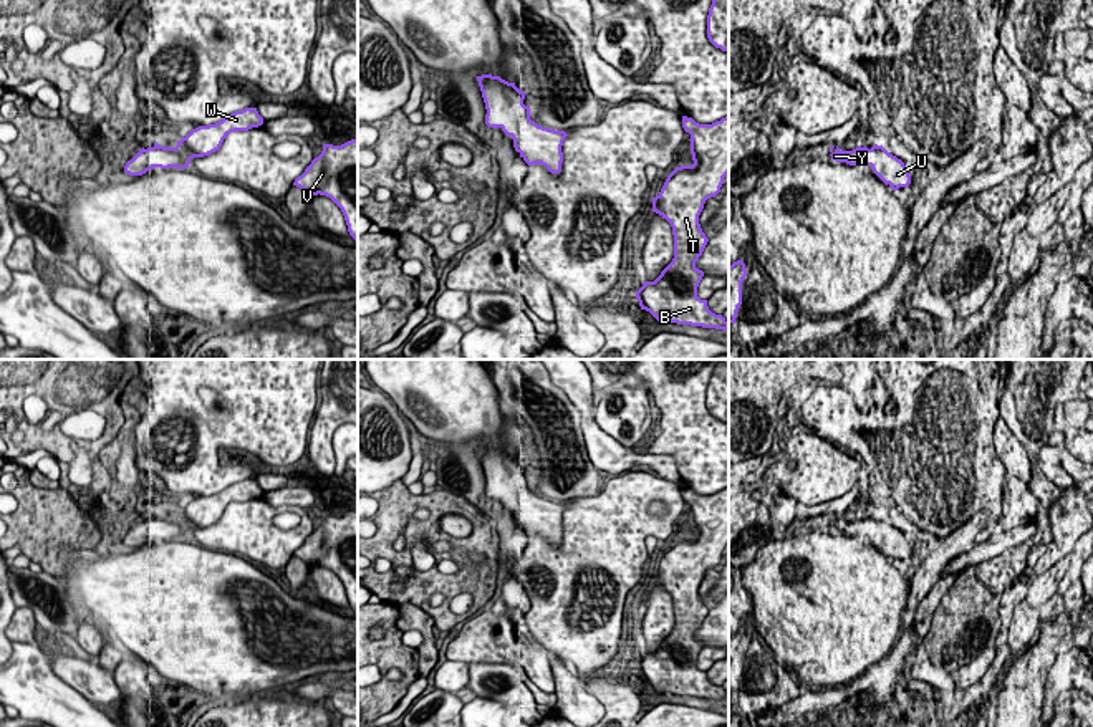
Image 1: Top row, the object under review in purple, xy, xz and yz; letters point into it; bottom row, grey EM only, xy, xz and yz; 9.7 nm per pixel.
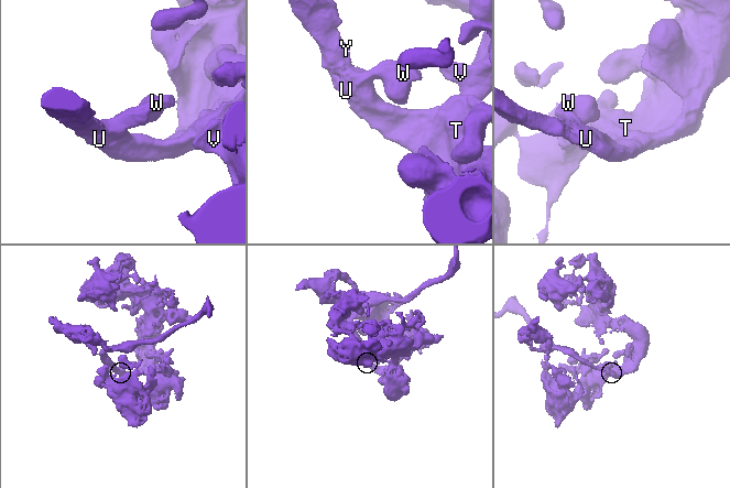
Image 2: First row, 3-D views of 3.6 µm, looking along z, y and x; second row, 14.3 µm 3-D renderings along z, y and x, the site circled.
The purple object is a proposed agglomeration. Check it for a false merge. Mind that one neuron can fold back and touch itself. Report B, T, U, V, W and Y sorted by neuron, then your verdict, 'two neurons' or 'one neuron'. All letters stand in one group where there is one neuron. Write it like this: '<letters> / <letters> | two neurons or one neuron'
B T U V W Y | one neuron

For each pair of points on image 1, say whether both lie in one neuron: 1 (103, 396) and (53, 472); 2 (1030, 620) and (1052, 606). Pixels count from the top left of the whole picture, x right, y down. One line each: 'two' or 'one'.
1: two
2: two

